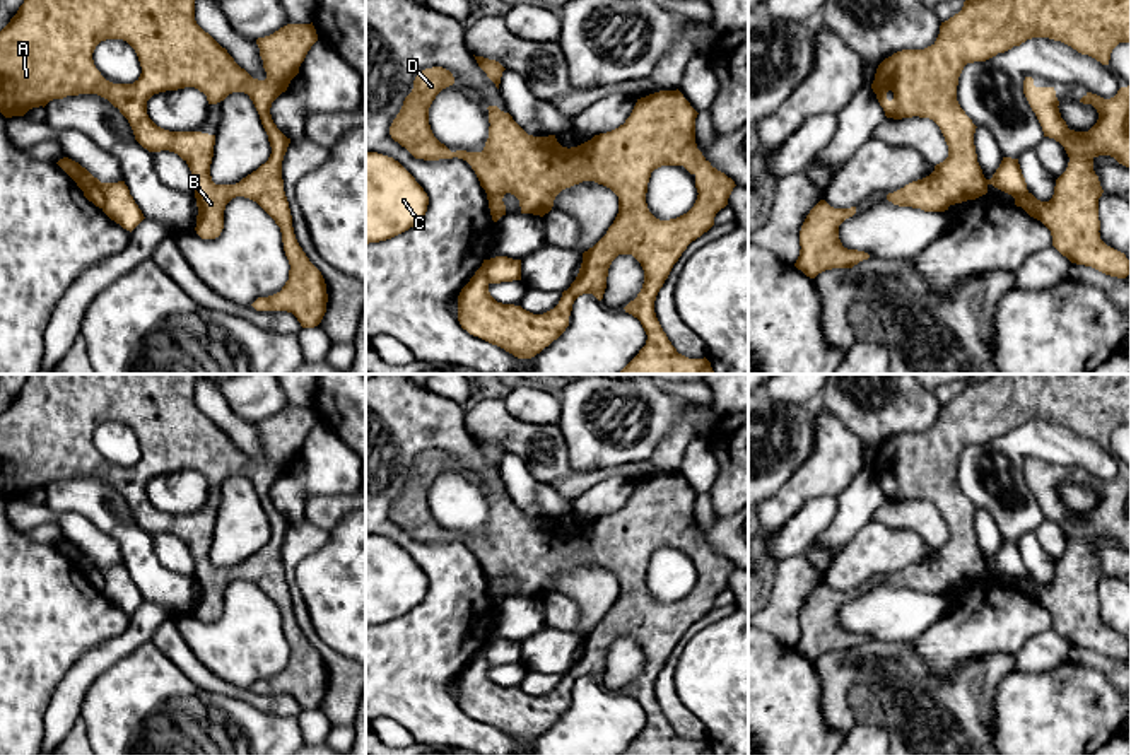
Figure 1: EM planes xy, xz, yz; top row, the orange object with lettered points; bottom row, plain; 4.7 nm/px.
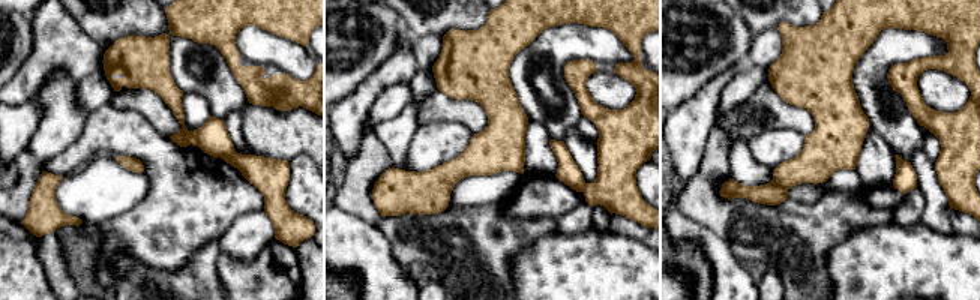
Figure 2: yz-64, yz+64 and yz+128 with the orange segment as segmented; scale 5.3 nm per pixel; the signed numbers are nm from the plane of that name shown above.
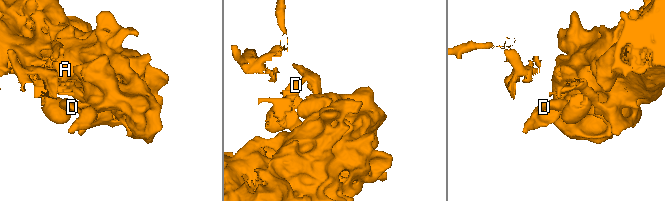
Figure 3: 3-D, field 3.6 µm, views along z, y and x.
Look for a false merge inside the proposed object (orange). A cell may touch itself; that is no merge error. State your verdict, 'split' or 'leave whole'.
split

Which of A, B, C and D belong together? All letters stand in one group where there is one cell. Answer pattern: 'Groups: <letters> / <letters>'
Groups: A B D / C

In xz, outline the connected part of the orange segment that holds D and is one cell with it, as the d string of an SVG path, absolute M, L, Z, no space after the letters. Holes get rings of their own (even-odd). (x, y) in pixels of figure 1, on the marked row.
M442 67L419 72L412 92L405 97L400 113L390 126L390 135L415 159L439 161L458 157L466 161L487 193L494 222L506 215L506 205L502 202L506 193L519 200L521 214L540 217L552 210L554 200L562 190L583 181L603 184L618 196L618 214L613 224L593 248L583 253L583 263L576 280L562 292L554 309L543 314L533 314L521 306L497 302L489 292L490 282L485 275L489 260L483 260L482 266L458 296L458 321L461 328L473 337L504 348L518 359L531 359L566 331L572 304L579 296L593 294L598 301L603 299L612 261L618 255L632 255L644 270L644 284L637 297L624 309L641 321L648 340L639 354L617 374L714 374L706 357L689 359L677 352L654 313L656 296L673 265L692 241L714 225L716 214L728 205L728 198L736 186L731 178L712 167L697 149L695 118L699 113L683 94L677 89L641 97L624 125L612 132L595 135L591 140L571 149L562 147L555 135L528 135L509 113L501 111L497 106L489 106L490 126L483 150L451 152L434 137L429 125L429 108L436 96L453 84L453 73ZM661 166L683 166L695 176L699 193L694 207L687 214L670 220L656 219L646 203L651 173Z

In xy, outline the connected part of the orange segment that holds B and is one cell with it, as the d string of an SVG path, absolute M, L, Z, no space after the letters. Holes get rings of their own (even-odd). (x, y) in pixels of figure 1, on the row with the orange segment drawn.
M24 0L17 14L0 31L0 113L5 118L24 116L29 109L44 108L53 99L79 94L97 94L108 99L128 120L135 140L144 149L174 152L188 164L196 184L198 215L195 231L202 239L220 236L226 205L236 196L256 202L275 220L290 265L289 280L280 292L258 297L251 306L256 311L292 313L302 328L314 328L326 313L326 284L294 234L282 179L282 161L290 138L277 128L270 108L299 73L301 63L316 41L318 34L313 22L287 24L270 36L258 38L256 44L267 72L267 79L258 80L196 24L195 0ZM106 39L123 39L135 50L142 73L133 84L113 84L96 68L92 53ZM185 87L203 92L208 104L217 104L232 92L248 94L268 135L272 147L268 161L236 184L215 184L210 176L215 135L169 132L157 126L147 114L147 101L154 94Z

